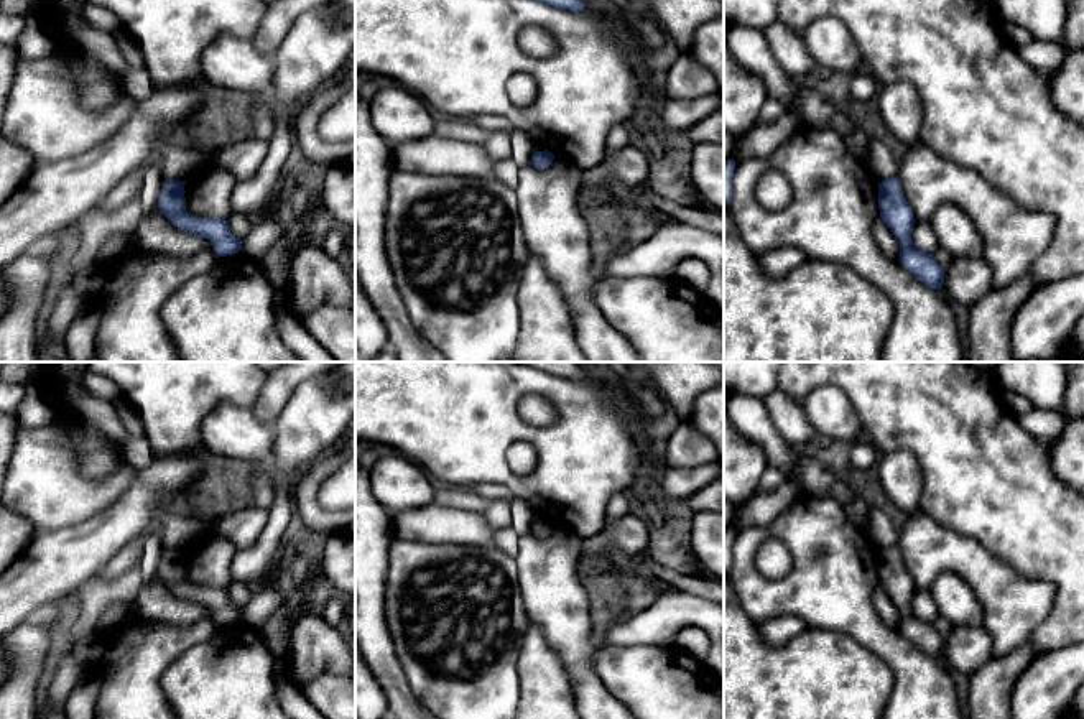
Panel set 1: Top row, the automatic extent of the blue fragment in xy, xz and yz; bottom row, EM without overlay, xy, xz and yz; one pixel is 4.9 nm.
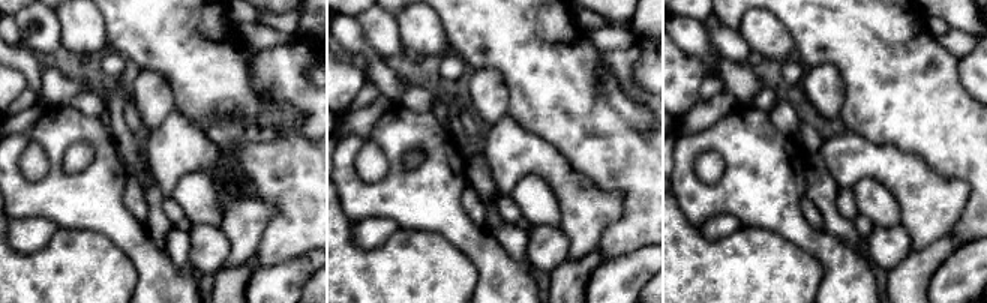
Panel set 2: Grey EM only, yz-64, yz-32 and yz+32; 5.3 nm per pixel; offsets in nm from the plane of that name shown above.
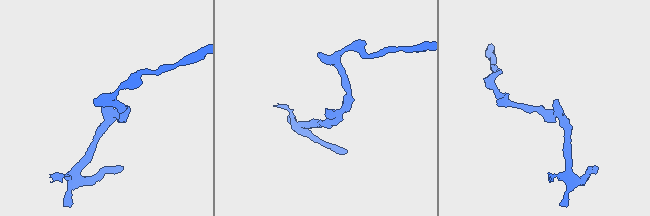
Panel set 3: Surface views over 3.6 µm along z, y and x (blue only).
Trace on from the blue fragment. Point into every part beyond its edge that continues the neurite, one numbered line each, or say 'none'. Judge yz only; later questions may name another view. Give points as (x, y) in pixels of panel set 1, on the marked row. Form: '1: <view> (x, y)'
none

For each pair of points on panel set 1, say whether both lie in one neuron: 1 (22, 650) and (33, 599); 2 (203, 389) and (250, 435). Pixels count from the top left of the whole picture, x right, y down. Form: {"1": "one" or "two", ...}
{"1": "two", "2": "one"}

